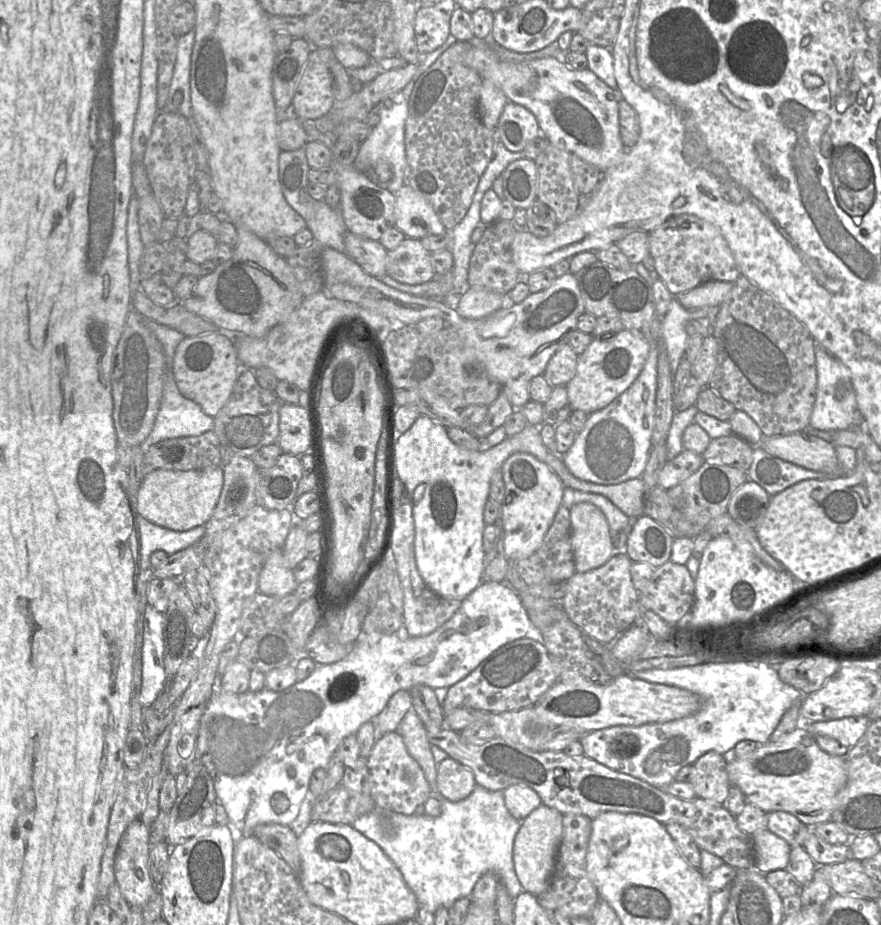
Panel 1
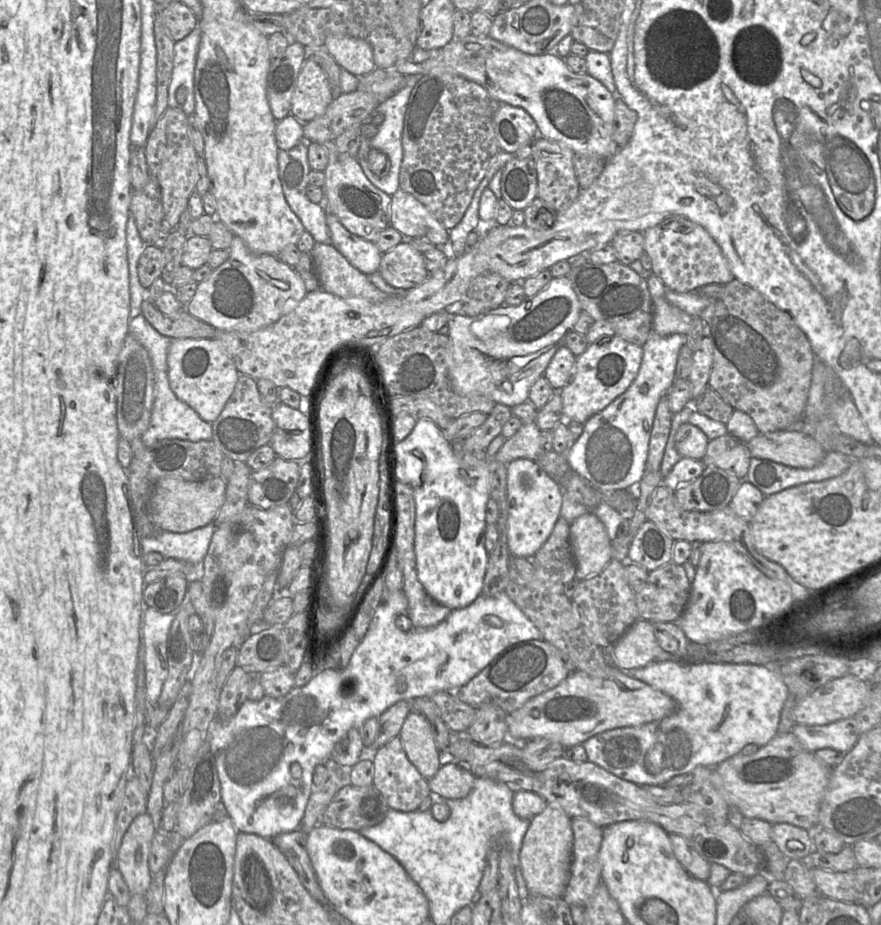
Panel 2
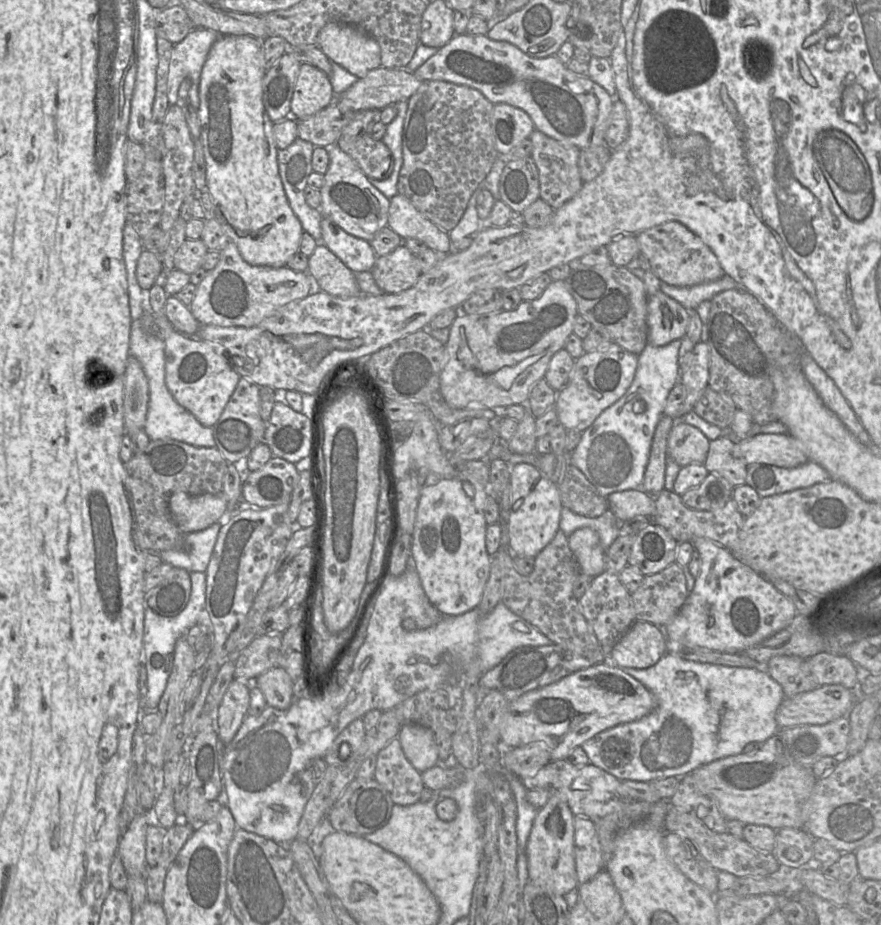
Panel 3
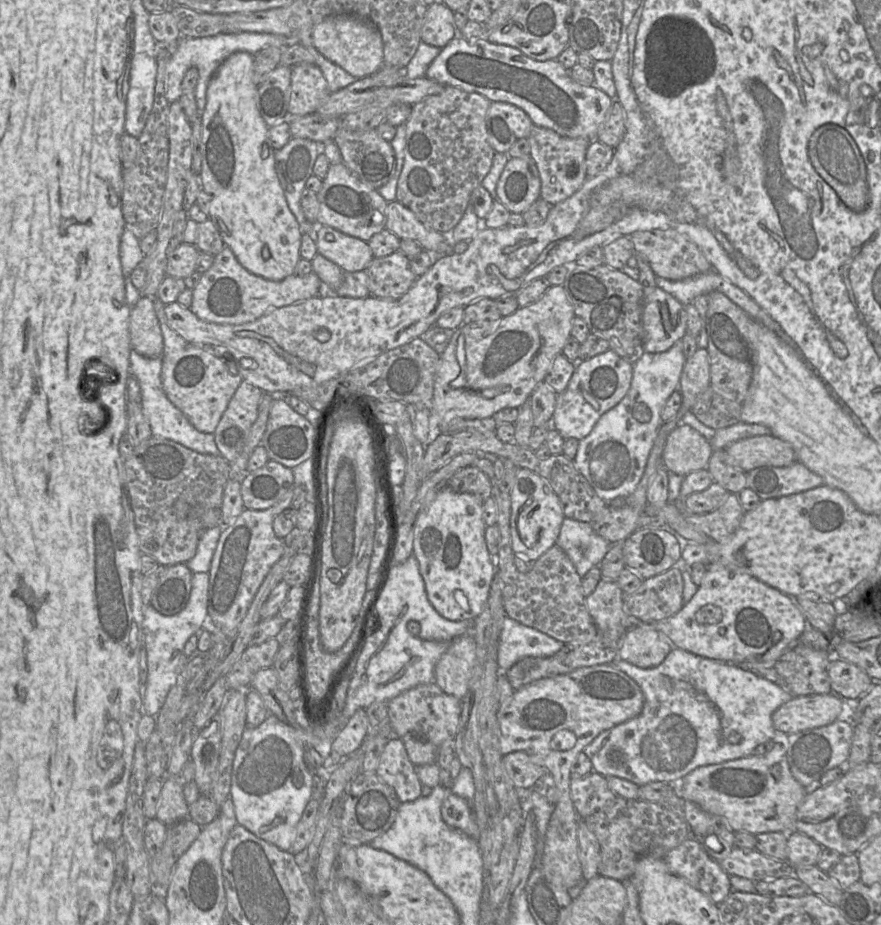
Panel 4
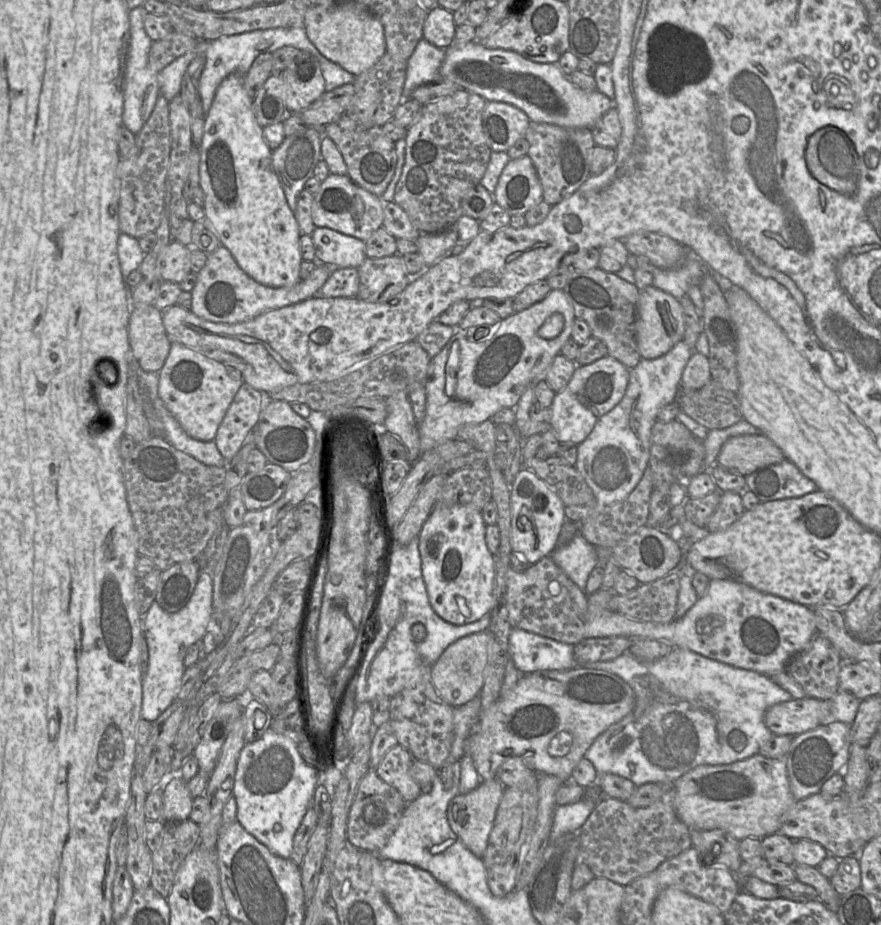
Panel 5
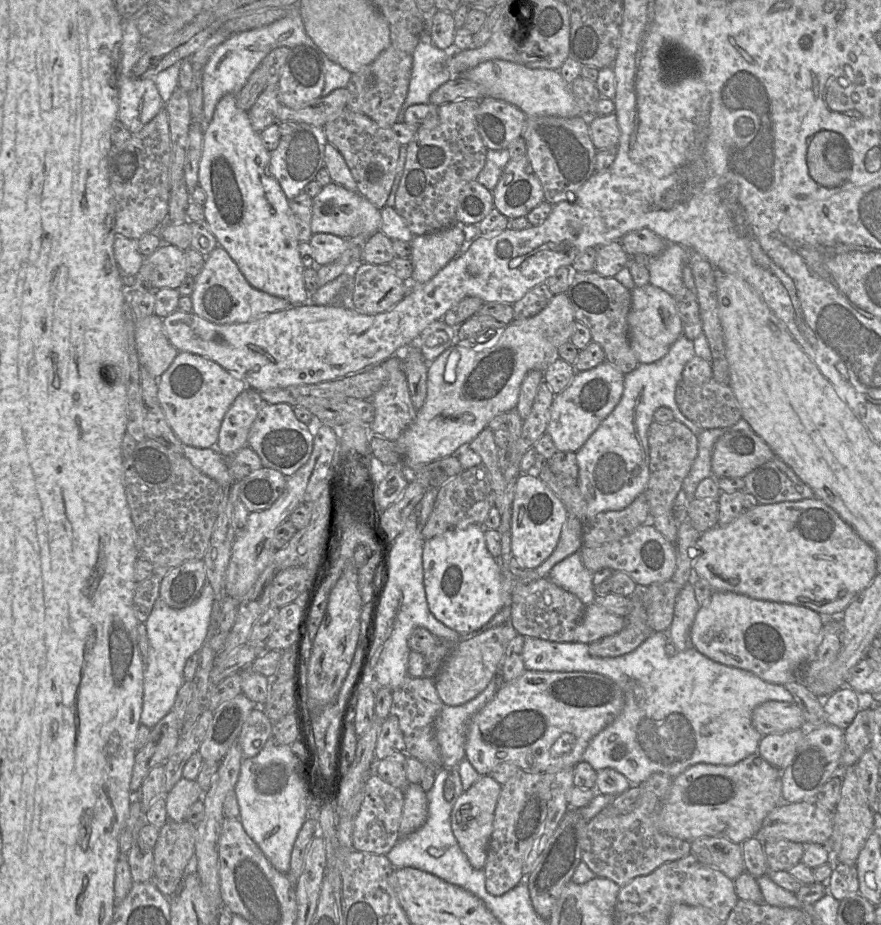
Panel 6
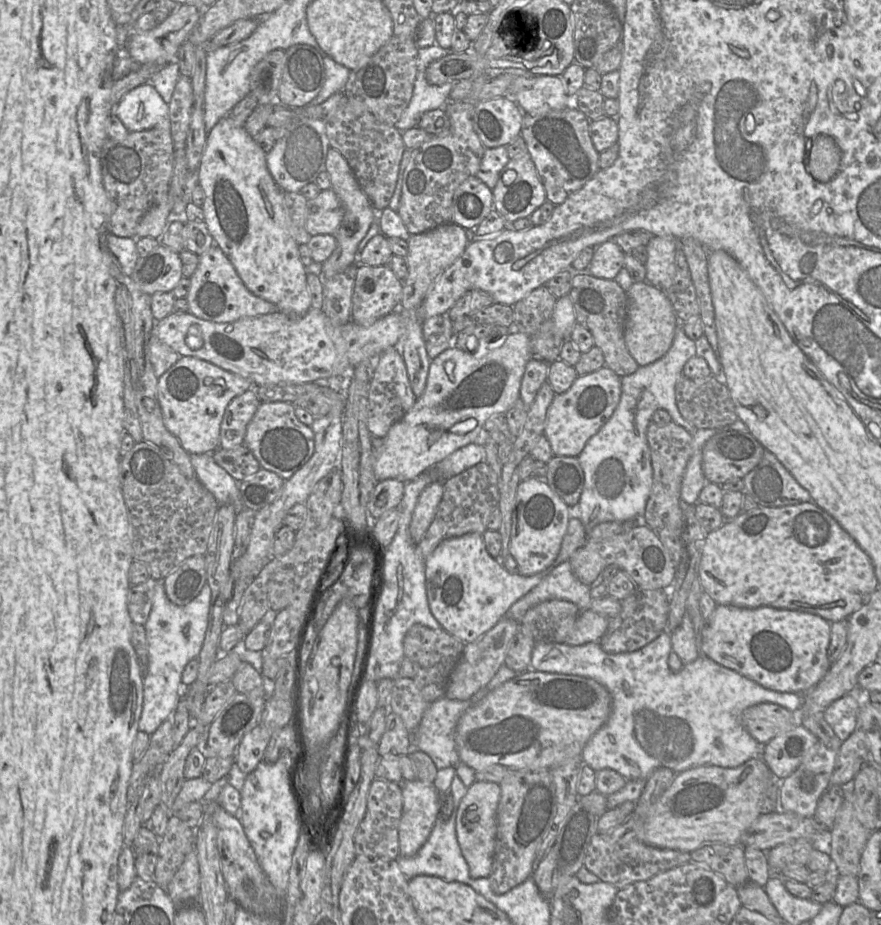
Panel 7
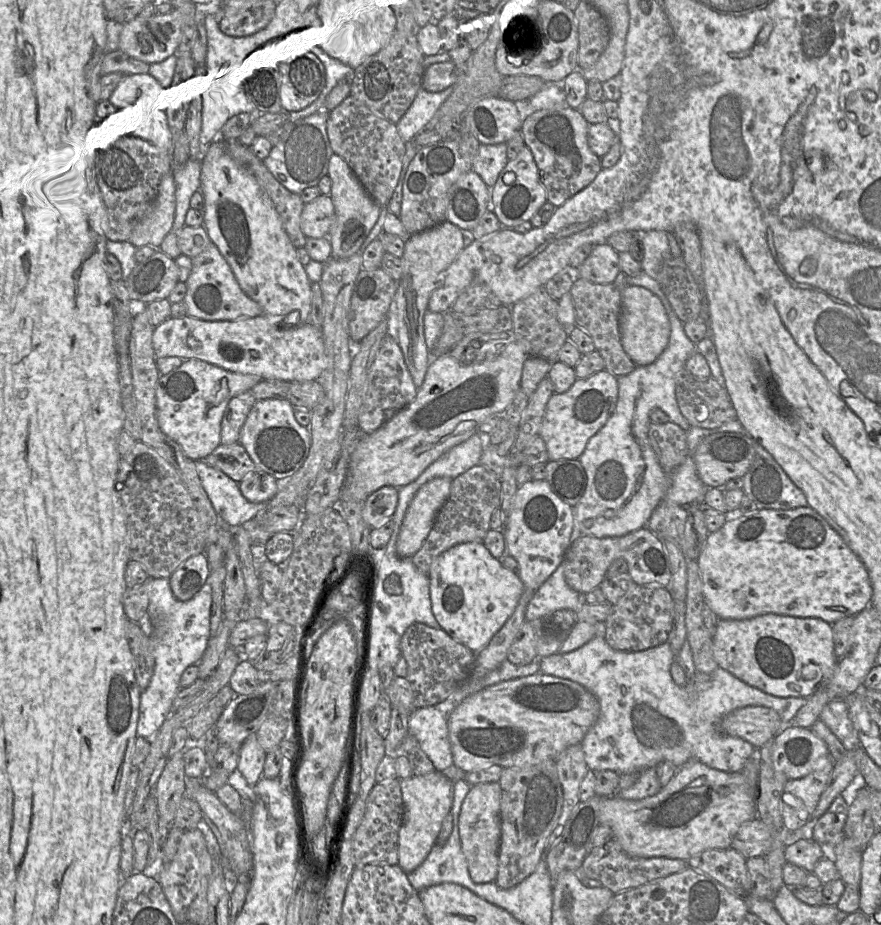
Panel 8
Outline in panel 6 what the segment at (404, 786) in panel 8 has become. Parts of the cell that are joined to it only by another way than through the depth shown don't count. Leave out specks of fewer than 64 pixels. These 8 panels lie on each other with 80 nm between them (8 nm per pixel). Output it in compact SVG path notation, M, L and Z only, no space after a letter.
M410 783L404 790L404 807L399 827L401 837L423 826L427 819L427 792L421 784Z

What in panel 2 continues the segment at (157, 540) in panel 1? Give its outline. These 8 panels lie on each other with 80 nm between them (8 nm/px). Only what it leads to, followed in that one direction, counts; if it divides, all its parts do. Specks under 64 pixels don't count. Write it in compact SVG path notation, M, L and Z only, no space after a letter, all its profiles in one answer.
M210 523L186 533L162 531L153 537L142 537L142 557L151 552L159 552L164 558L178 559L199 569L215 530L215 524Z

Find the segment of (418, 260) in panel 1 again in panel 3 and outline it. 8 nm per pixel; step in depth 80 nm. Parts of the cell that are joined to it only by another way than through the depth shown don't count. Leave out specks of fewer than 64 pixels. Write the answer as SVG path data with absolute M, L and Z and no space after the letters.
M403 244L391 253L377 257L371 273L377 286L386 294L408 290L421 275L416 256Z

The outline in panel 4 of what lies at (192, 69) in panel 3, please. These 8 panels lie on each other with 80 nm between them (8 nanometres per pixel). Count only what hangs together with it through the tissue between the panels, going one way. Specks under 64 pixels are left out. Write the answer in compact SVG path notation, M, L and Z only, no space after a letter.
M241 32L231 34L217 34L215 36L207 37L180 38L174 47L170 59L166 64L166 98L170 104L179 100L182 94L181 83L186 71L191 67L196 67L199 71L199 78L194 91L198 112L201 115L206 107L206 92L208 84L219 66L230 55L240 51L255 55L261 49L270 46L283 49L295 44L299 44L296 39L290 39L279 34L257 32Z

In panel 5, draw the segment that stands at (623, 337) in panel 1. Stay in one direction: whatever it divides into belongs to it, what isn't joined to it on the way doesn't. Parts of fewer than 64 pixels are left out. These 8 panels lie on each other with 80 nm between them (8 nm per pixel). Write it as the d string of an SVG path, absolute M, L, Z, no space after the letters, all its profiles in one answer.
M606 355L575 369L567 386L556 393L552 403L550 430L560 443L582 443L600 417L612 410L623 398L630 370L620 361Z

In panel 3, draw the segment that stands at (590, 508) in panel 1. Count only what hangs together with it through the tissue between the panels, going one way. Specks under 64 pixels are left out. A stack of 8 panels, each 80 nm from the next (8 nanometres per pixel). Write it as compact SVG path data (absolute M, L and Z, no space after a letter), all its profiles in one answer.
M579 528L569 536L568 541L581 574L595 577L605 571L606 551L595 530Z

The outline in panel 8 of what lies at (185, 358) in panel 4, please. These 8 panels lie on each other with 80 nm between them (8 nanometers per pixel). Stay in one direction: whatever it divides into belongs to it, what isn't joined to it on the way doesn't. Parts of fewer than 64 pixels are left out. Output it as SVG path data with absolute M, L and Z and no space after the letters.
M186 359L176 369L159 376L156 407L160 429L180 446L188 458L194 461L204 460L221 442L221 421L229 401L250 391L261 380L263 379L258 375L235 373L200 359Z

